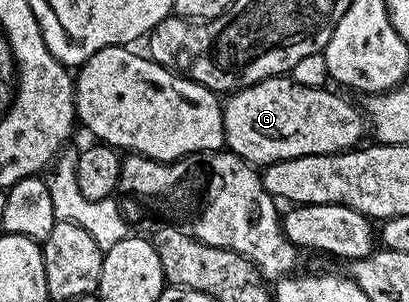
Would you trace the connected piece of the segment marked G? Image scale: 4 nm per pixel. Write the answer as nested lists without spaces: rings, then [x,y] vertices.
[[[288,75],[272,76],[237,89],[221,109],[225,148],[250,166],[264,166],[291,158],[348,152],[358,147],[362,143],[361,135],[367,132],[362,109],[329,91],[328,87],[297,84]]]

